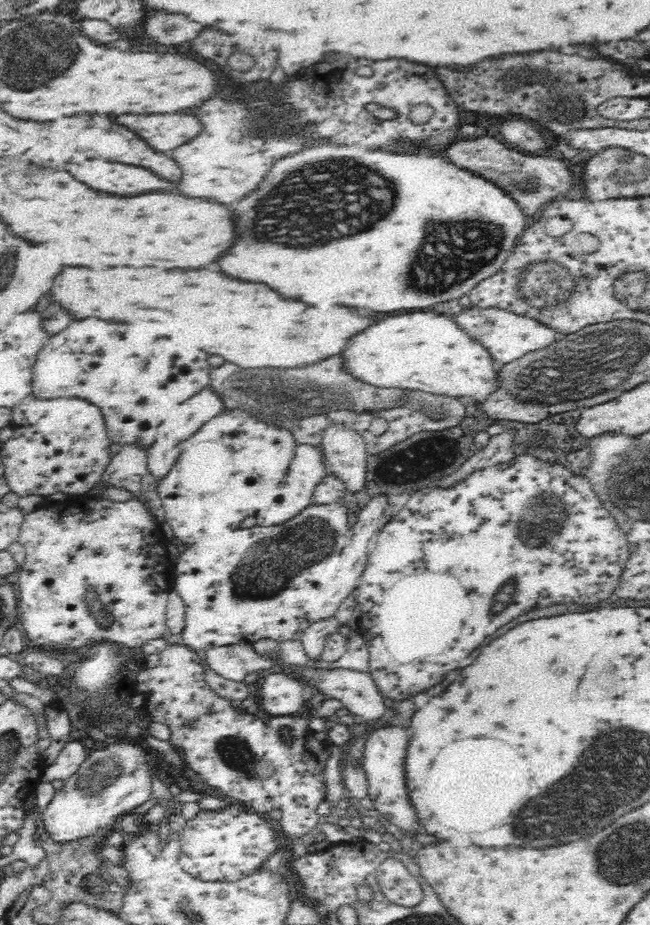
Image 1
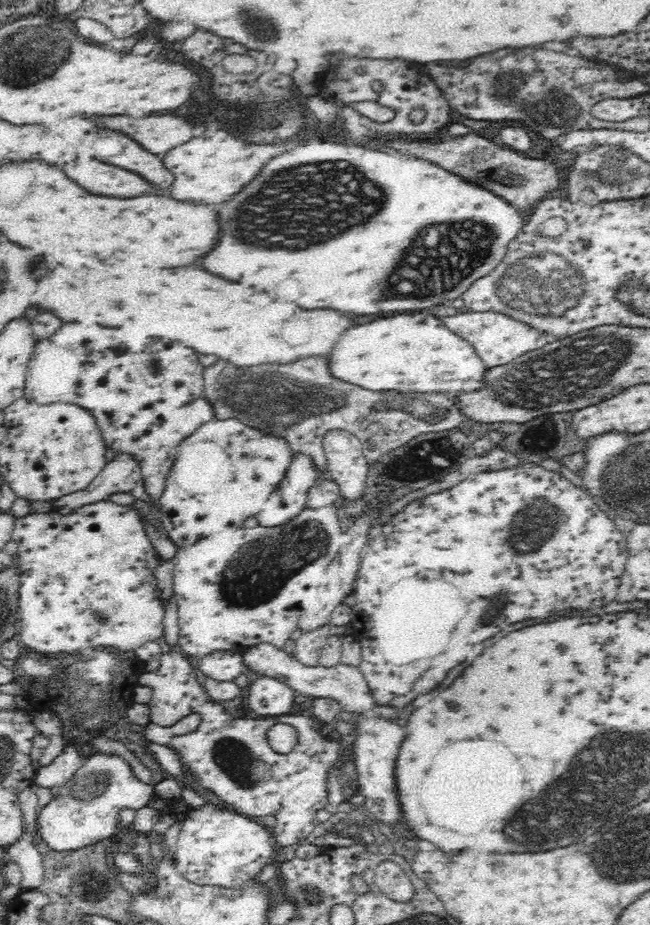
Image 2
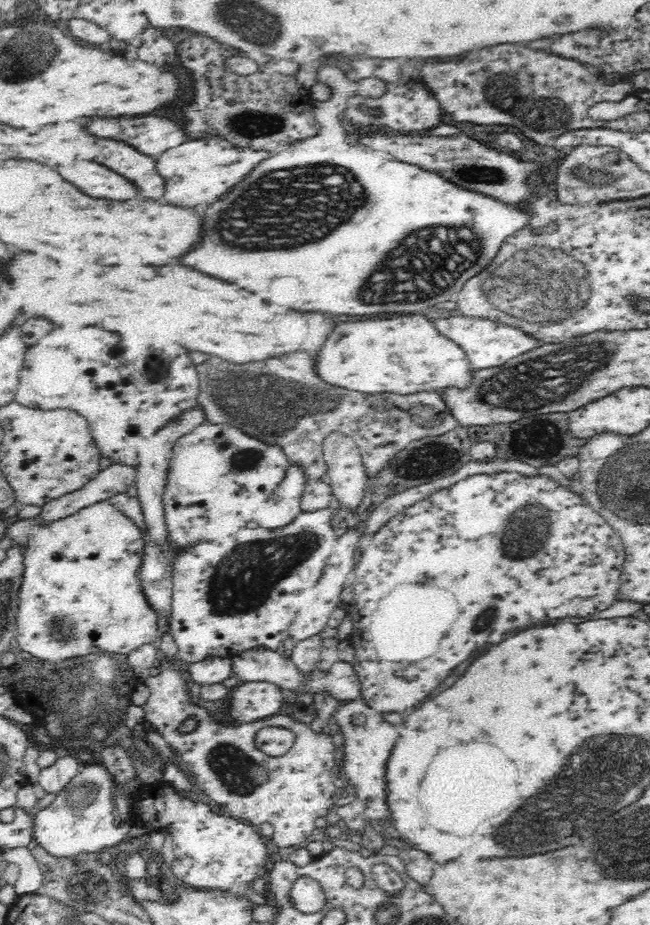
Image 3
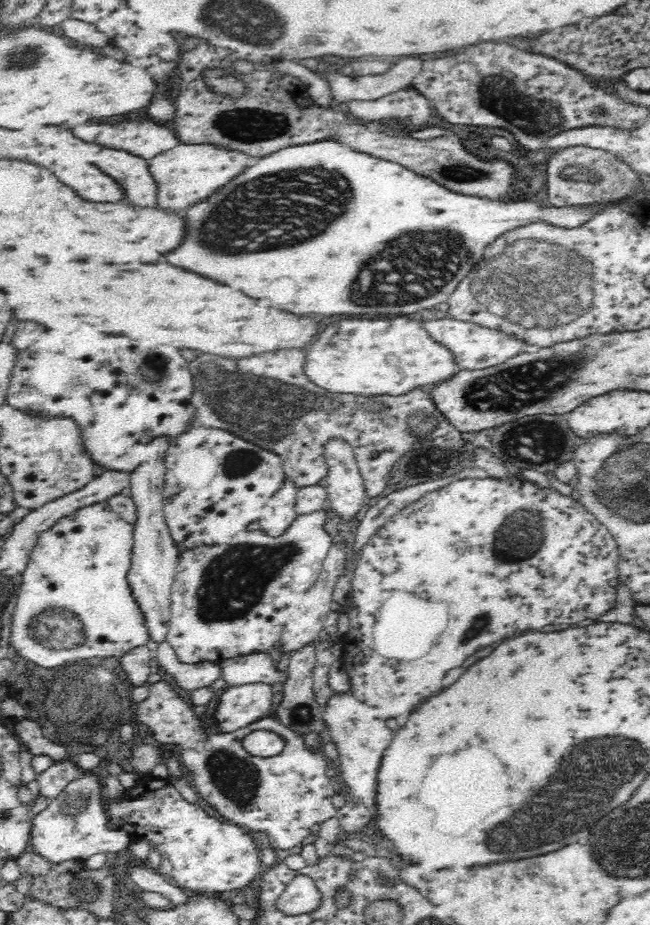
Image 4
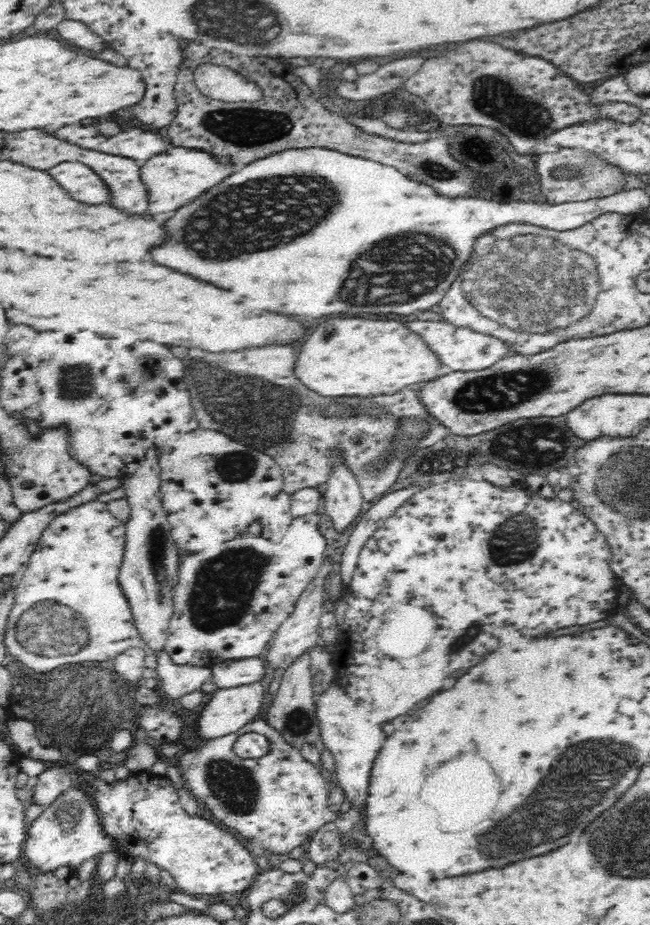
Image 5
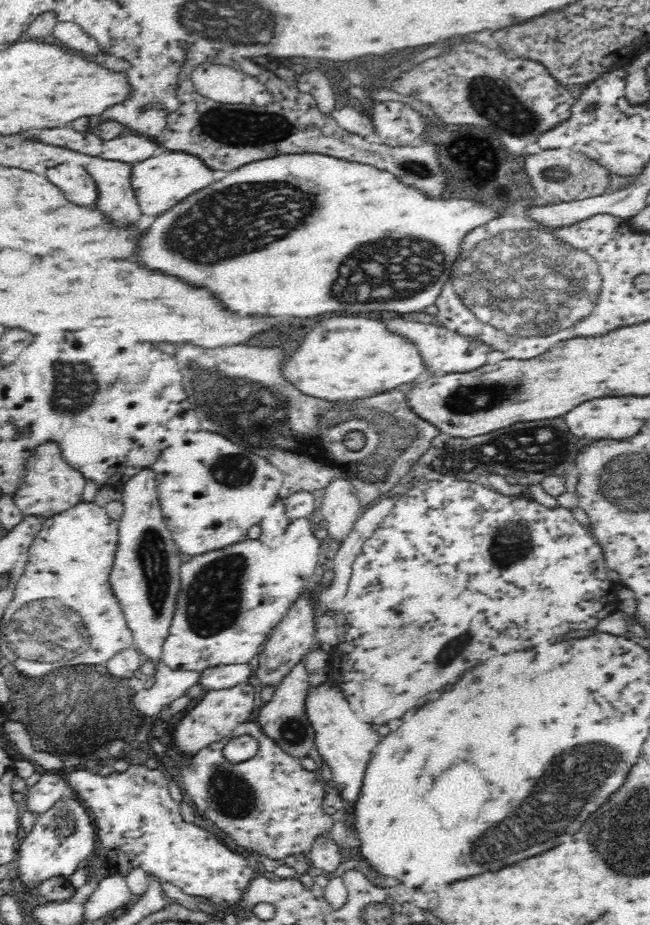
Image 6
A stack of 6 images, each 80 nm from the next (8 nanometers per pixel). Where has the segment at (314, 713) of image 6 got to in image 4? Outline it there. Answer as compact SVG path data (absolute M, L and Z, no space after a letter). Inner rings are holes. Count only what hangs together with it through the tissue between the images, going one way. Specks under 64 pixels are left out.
M332 693L323 708L323 718L338 751L339 780L348 786L348 792L352 792L354 798L358 798L356 804L364 804L362 808L370 808L372 816L375 816L374 802L376 803L378 794L378 770L380 770L384 752L394 738L394 730L390 730L384 720L370 716L366 704L358 702L352 694Z

